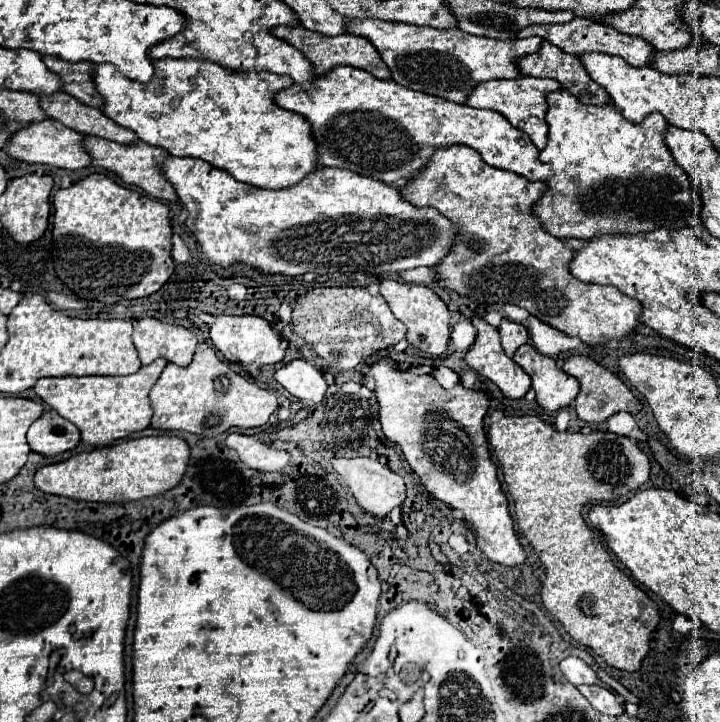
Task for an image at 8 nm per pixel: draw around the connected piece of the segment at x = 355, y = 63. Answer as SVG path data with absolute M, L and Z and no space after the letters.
M280 25L280 27L272 27L272 35L286 41L288 45L296 47L314 67L314 73L320 77L324 75L326 71L330 71L332 67L338 67L338 65L350 65L350 67L358 67L358 69L364 69L368 73L372 73L376 79L390 79L390 73L388 73L388 67L380 61L380 55L376 53L374 45L364 39L364 37L356 37L356 35L336 35L336 37L328 37L328 35L322 35L322 33L316 33L316 31L308 31L304 29L302 25Z

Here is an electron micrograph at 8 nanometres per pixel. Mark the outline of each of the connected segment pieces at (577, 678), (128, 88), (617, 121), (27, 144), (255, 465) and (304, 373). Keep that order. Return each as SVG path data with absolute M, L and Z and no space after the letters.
M568 657L560 663L560 669L564 673L564 677L572 683L572 685L592 685L596 683L596 673L578 657Z
M164 57L154 61L154 75L148 85L126 79L108 63L92 65L92 79L104 99L102 113L106 117L134 131L144 143L162 147L174 157L198 157L216 169L224 169L236 181L264 189L292 187L318 167L316 145L312 145L312 133L308 133L308 123L304 117L284 111L274 103L278 89L292 85L288 75L276 75L270 71L230 71L212 63L210 59Z
M568 89L550 91L546 103L546 123L550 131L548 145L540 151L540 159L552 167L552 177L546 181L548 191L534 203L532 211L550 235L558 239L592 239L606 233L632 235L658 227L682 229L700 213L688 173L674 161L664 145L668 121L664 121L660 113L650 113L640 123L632 123L624 119L614 105L584 105Z
M44 119L44 121L30 123L24 129L20 129L16 135L12 135L2 147L2 151L24 163L42 163L42 165L52 165L62 169L82 169L90 165L90 155L84 151L82 139L84 135L68 129L66 125L54 119Z
M230 433L226 445L240 455L240 461L256 471L282 471L290 461L288 451L268 447L264 441L242 433Z
M294 359L286 365L282 365L274 379L294 397L308 405L318 405L324 399L326 393L326 381L322 373L314 367L314 363L306 359Z

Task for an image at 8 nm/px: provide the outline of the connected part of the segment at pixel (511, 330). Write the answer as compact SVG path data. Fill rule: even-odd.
M502 319L498 331L500 331L500 335L502 335L502 347L504 347L504 353L506 353L508 357L512 357L514 351L516 351L520 345L528 343L528 339L530 339L528 329L526 329L524 325L516 323L516 321L510 321L510 319Z

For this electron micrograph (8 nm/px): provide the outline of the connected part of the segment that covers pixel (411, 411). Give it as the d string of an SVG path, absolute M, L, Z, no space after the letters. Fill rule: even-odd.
M380 359L370 367L368 375L376 379L374 393L380 403L380 423L386 439L394 441L402 449L408 465L420 477L428 493L432 493L436 499L450 505L452 509L464 513L464 519L472 523L476 535L484 539L476 543L490 561L506 567L522 565L526 561L526 551L522 549L520 539L514 531L514 521L508 511L508 497L504 495L502 485L498 481L498 469L490 457L488 439L484 431L488 397L482 391L464 389L462 385L456 385L454 389L442 389L432 375L414 375L410 371L398 371L392 359Z

